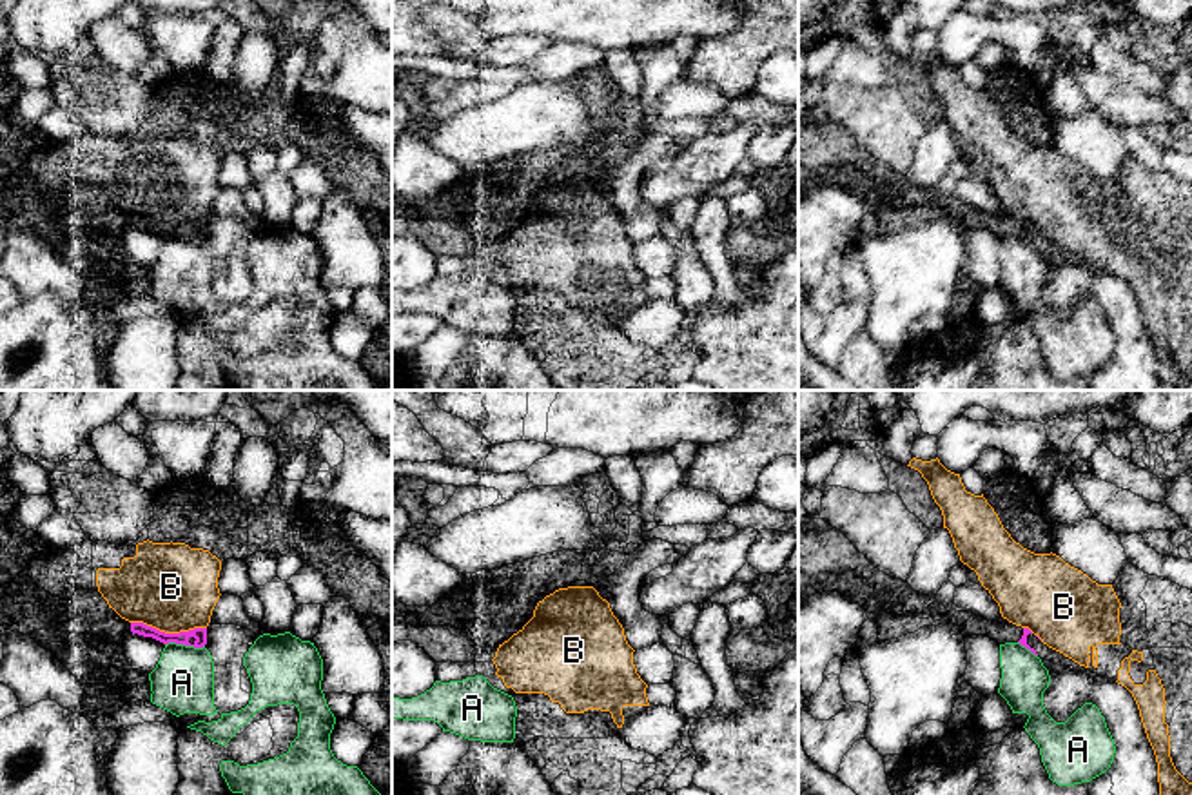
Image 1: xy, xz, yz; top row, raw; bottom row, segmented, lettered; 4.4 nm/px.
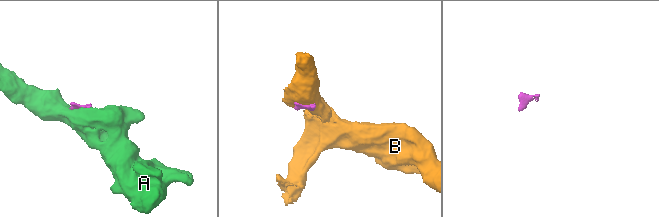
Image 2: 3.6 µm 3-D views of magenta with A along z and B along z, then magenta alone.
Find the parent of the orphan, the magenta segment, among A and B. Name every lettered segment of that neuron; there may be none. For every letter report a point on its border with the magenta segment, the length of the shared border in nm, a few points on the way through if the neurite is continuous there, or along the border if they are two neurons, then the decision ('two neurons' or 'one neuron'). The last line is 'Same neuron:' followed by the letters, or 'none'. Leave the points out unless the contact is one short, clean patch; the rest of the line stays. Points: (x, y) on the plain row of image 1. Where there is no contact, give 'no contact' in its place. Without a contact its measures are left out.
A: xy (185, 238) | 180 nm | along xy (166, 236), (204, 240) | two neurons
B: xy (169, 227) | 340 nm | along xy (131, 215), (142, 215), (166, 225), (205, 222) | two neurons
Same neuron: none

